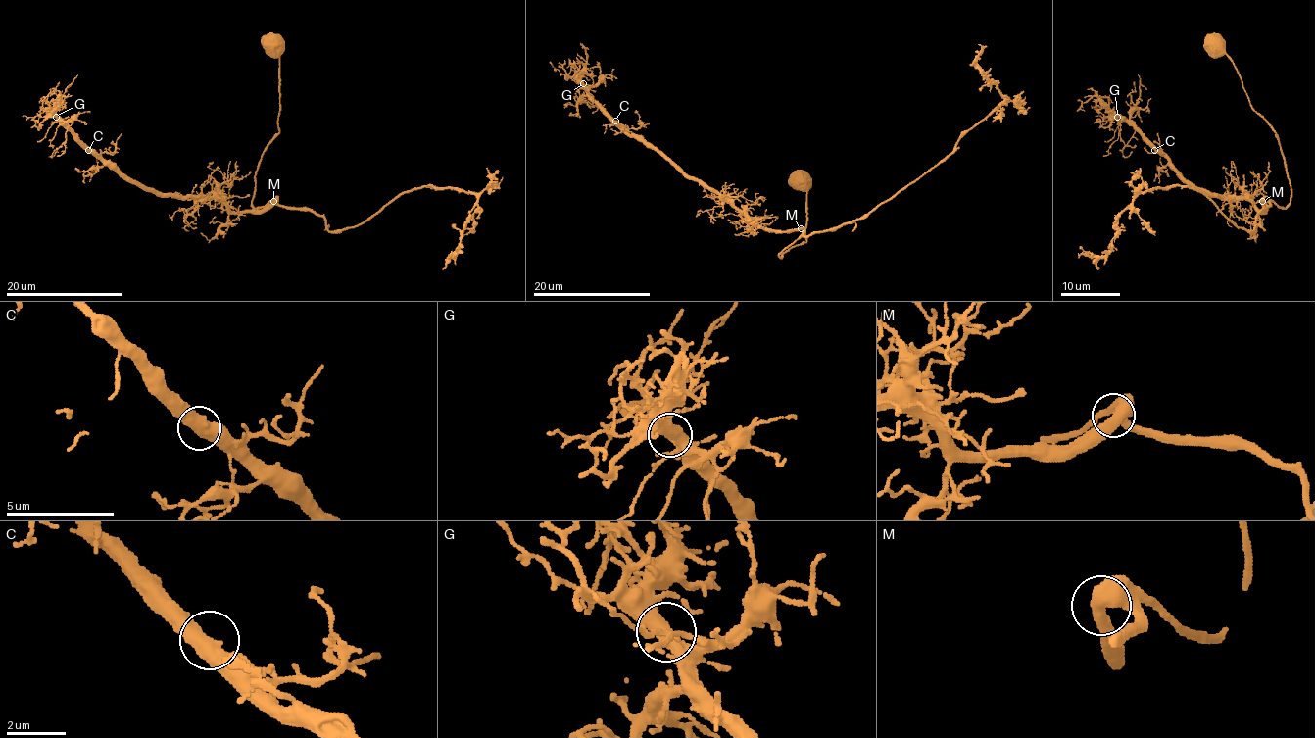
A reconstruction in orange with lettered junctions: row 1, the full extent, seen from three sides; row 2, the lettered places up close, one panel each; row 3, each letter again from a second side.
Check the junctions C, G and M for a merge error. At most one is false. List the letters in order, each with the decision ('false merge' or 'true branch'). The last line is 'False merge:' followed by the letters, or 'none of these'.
C: true branch
G: true branch
M: true branch
False merge: none of these

